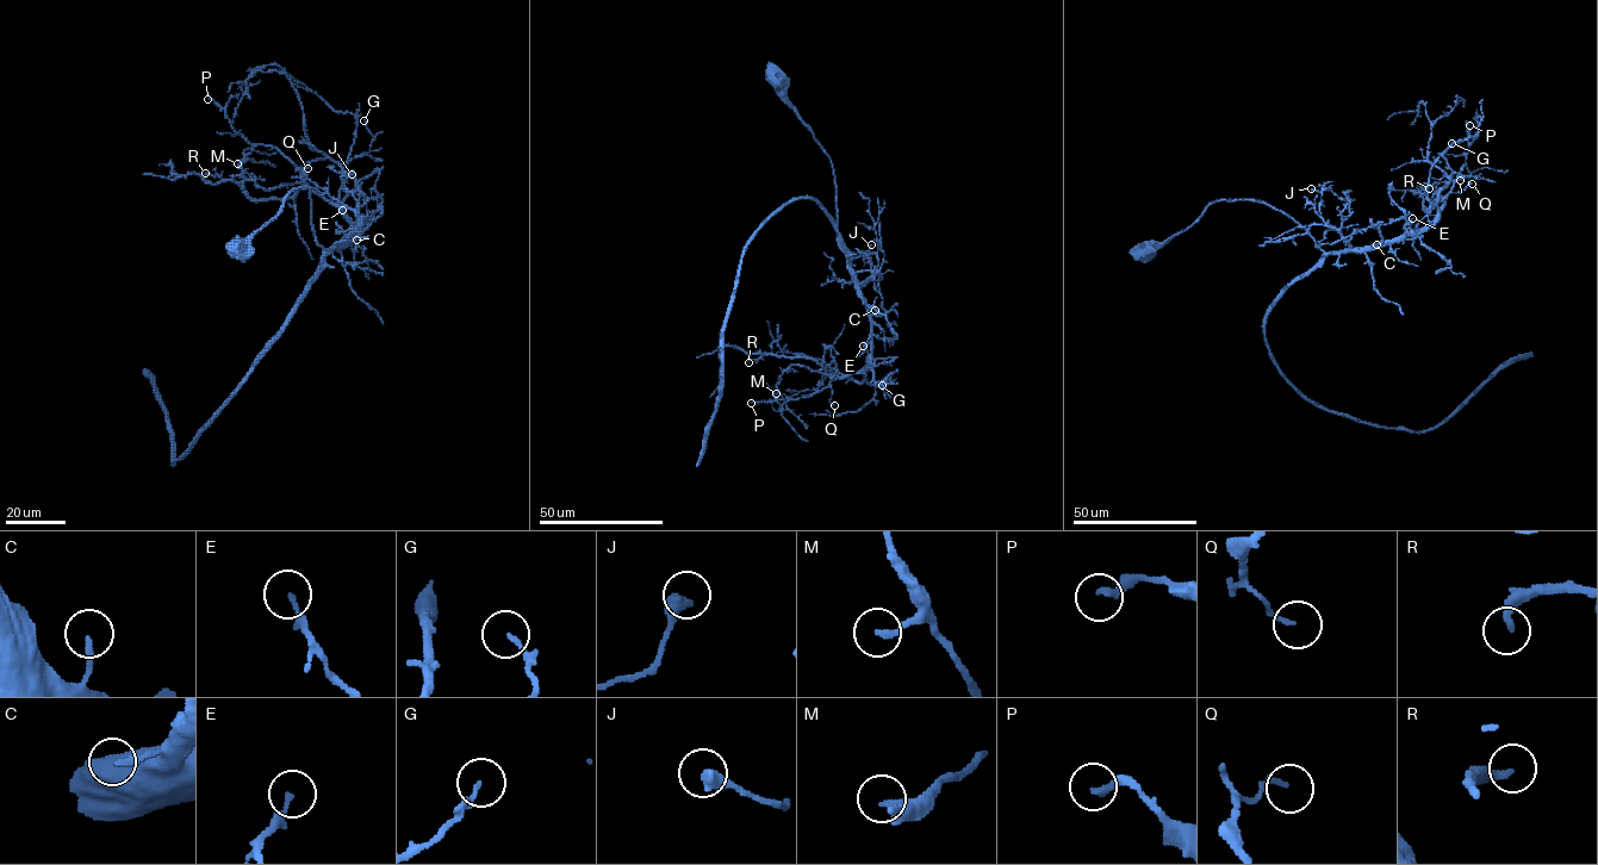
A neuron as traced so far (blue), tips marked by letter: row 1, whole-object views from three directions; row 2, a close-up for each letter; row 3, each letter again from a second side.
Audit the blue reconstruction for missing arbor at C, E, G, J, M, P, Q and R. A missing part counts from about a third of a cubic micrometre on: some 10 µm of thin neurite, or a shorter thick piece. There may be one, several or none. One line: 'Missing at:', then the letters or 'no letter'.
Missing at: no letter

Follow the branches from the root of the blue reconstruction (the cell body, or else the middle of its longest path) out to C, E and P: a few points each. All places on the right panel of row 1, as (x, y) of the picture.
C: (1146, 251), (1187, 230), (1211, 204), (1222, 200), (1272, 205), (1294, 219), (1325, 251), (1366, 251), (1376, 244)
E: (1146, 251), (1187, 230), (1217, 200), (1267, 203), (1294, 219), (1325, 251), (1363, 251), (1400, 241), (1412, 218)
P: (1146, 251), (1222, 200), (1272, 205), (1325, 251), (1363, 251), (1400, 241), (1438, 216), (1466, 163), (1469, 125)

